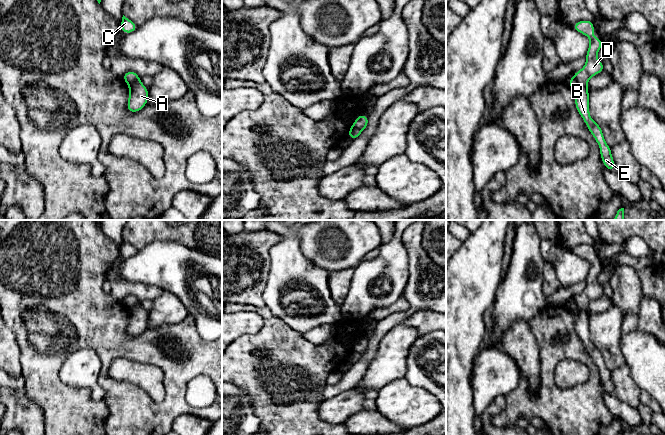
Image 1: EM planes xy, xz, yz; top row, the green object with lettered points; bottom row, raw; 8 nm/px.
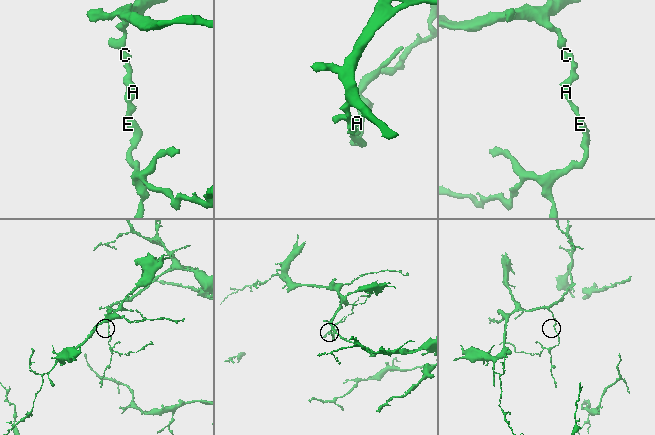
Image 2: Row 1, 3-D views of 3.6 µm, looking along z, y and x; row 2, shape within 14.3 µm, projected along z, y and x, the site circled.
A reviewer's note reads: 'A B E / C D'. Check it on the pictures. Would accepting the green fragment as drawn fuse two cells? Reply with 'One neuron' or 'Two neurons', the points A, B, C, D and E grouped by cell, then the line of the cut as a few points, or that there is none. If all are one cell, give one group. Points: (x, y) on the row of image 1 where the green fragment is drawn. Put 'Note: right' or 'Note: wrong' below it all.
Two neurons. Groups: A B E / C D. Split along yz (573, 75), (580, 85), (585, 86)
Note: right

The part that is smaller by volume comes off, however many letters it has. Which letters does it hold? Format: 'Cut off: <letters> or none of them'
Cut off: A, B, E

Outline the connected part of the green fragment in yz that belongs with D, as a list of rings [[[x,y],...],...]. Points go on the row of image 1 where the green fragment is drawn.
[[[582,20],[574,23],[573,28],[586,35],[589,40],[589,48],[586,54],[586,64],[573,75],[580,86],[587,86],[590,78],[604,71],[602,61],[597,59],[597,53],[602,48],[602,41],[599,37],[594,37],[594,25],[592,21]]]

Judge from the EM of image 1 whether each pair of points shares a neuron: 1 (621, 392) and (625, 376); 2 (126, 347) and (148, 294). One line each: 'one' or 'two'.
1: one
2: two

